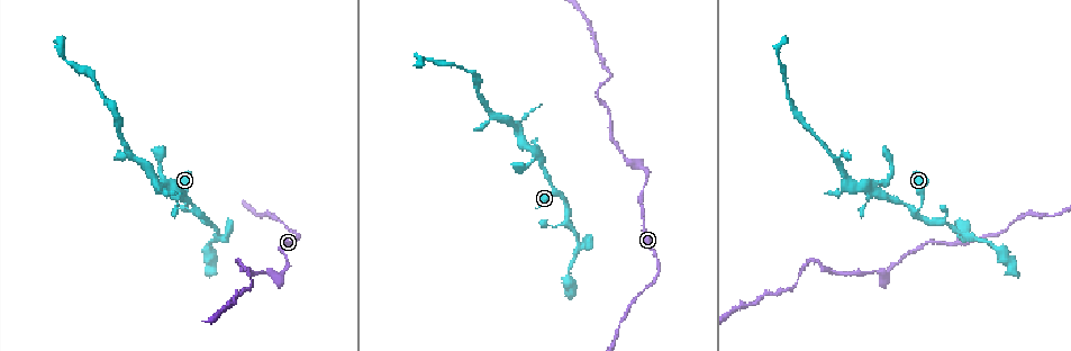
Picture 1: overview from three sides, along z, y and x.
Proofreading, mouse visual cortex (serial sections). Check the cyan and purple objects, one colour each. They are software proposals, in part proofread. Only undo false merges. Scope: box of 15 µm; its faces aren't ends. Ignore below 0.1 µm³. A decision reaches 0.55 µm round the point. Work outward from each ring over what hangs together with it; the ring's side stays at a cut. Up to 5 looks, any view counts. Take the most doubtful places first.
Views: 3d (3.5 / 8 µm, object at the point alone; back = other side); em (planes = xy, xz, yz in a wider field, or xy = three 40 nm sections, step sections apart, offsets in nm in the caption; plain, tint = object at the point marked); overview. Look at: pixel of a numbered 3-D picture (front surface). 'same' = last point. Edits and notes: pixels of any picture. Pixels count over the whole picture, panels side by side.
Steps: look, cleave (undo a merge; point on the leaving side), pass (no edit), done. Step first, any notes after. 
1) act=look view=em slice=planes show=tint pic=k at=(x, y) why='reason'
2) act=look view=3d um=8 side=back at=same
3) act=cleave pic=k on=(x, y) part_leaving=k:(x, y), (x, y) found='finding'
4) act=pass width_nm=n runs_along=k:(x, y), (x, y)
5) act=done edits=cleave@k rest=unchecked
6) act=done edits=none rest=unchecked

act=look view=3d um=8 side=back pic=1 at=(196, 208) why='side arm on a straight run'

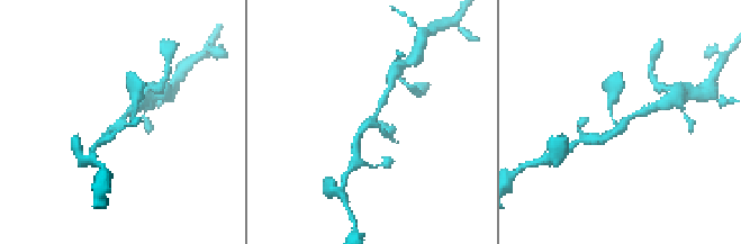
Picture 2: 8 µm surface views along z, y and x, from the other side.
act=look view=em slice=planes show=tint pic=2 at=(123, 124) arms=3 arm_widths_nm=200,200,200 why='shape alone is not enough'

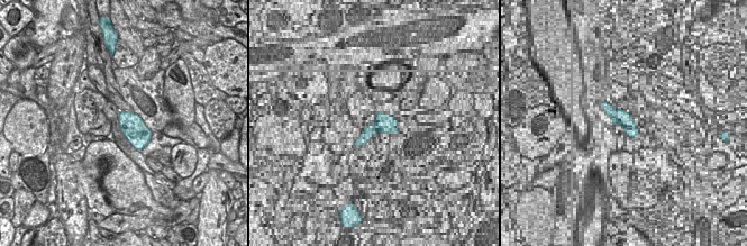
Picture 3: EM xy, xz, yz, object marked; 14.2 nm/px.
act=pass runs_along=2:(610, 102), (611, 116), (617, 125), (645, 109) found='one cell here'

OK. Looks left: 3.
act=look view=3d um=3.5 pic=1 at=(580, 247) why='branch point'

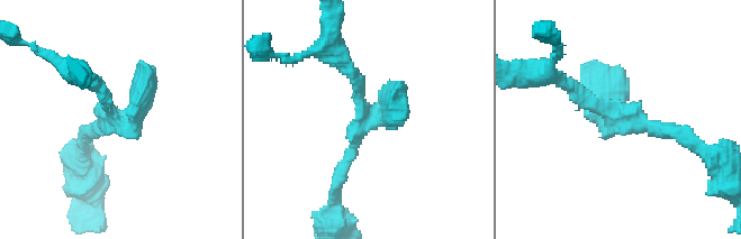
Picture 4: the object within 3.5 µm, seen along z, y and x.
act=look view=em slice=xy step=2 show=plain pic=4 at=(112, 117)

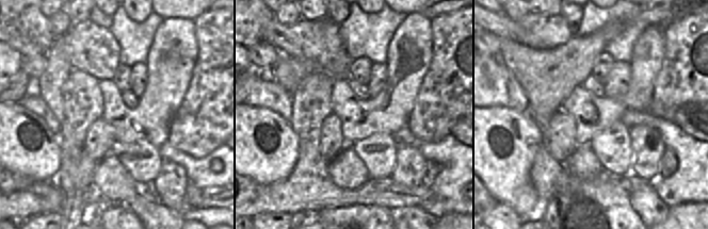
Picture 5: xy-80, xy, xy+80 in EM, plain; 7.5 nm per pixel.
act=look view=em slice=xy step=2 show=tint at=same why='where the object lies'

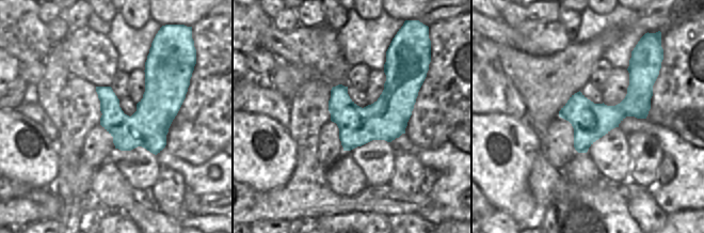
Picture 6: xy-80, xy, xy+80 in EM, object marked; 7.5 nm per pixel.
act=pass runs_along=6:(632, 62), (635, 96), (580, 150) found='one cell here'

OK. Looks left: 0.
act=done edits=none rest=unchecked

